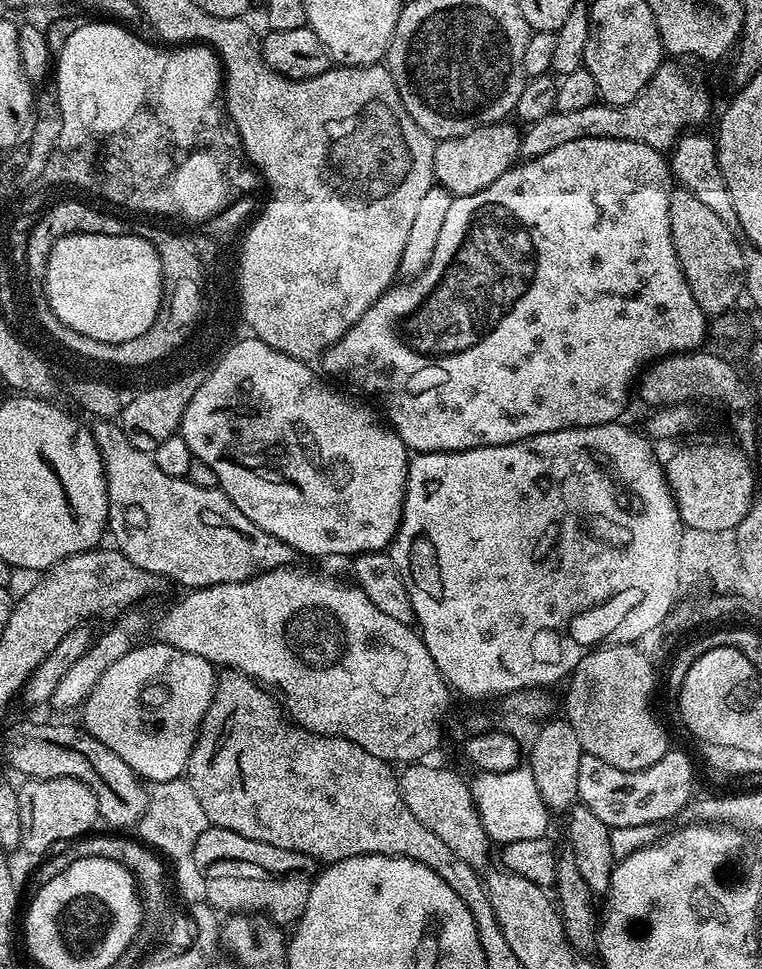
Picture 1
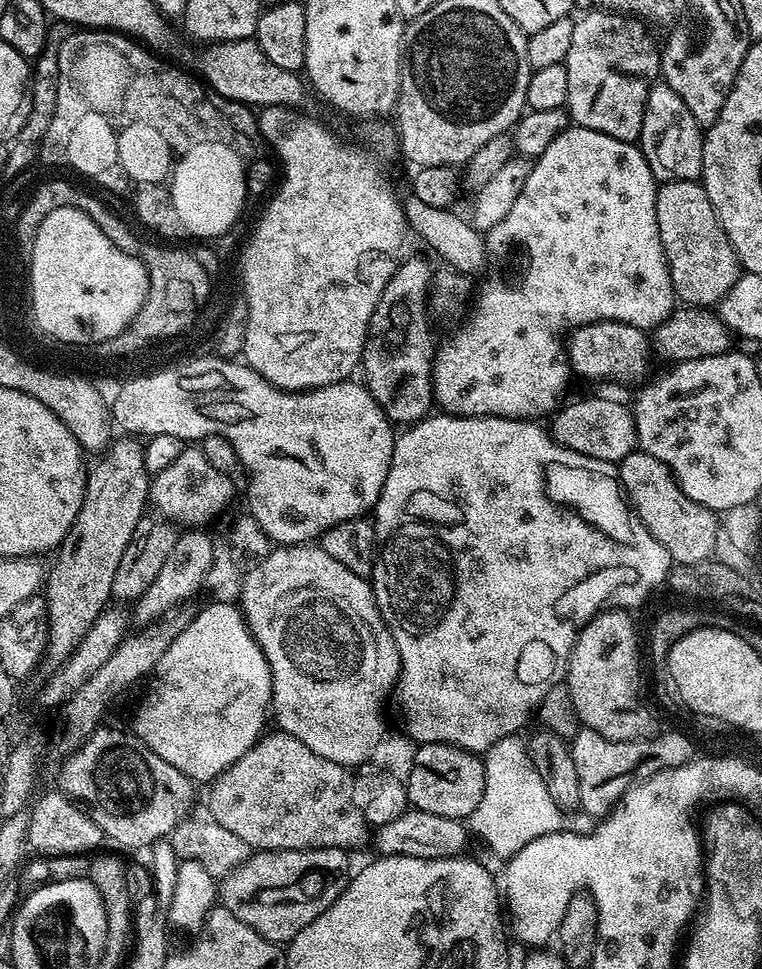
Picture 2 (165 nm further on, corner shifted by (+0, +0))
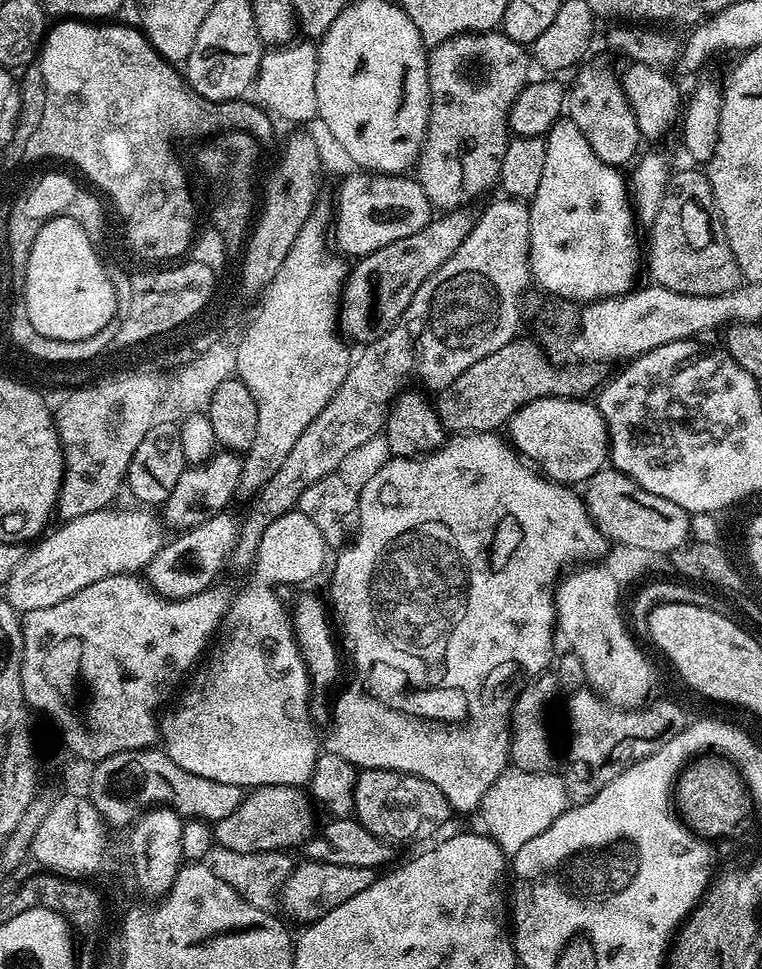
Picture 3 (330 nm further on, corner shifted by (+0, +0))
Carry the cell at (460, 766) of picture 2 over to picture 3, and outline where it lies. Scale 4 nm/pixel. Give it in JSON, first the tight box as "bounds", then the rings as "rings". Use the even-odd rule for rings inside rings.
{"bounds":[353,768,454,842],"rings":[[[365,768],[357,775],[353,788],[353,806],[355,819],[366,826],[370,834],[389,842],[420,840],[454,816],[446,795],[426,778],[382,769]]]}

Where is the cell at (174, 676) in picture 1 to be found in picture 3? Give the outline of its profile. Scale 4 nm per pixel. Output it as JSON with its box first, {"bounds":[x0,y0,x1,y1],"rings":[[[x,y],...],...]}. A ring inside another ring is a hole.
{"bounds":[160,510,330,790],"rings":[[[293,510],[270,522],[256,551],[256,577],[241,592],[235,593],[218,632],[220,645],[211,649],[208,665],[191,677],[192,685],[190,680],[183,689],[180,705],[173,712],[165,711],[160,720],[163,751],[178,762],[182,770],[190,770],[190,774],[198,774],[198,778],[230,782],[245,790],[261,788],[263,784],[304,786],[316,774],[315,764],[322,757],[322,744],[316,741],[316,728],[308,713],[308,691],[313,691],[314,685],[308,678],[308,667],[296,644],[289,609],[284,609],[272,587],[312,580],[323,570],[324,563],[326,568],[329,560],[330,546],[308,513]]]}

